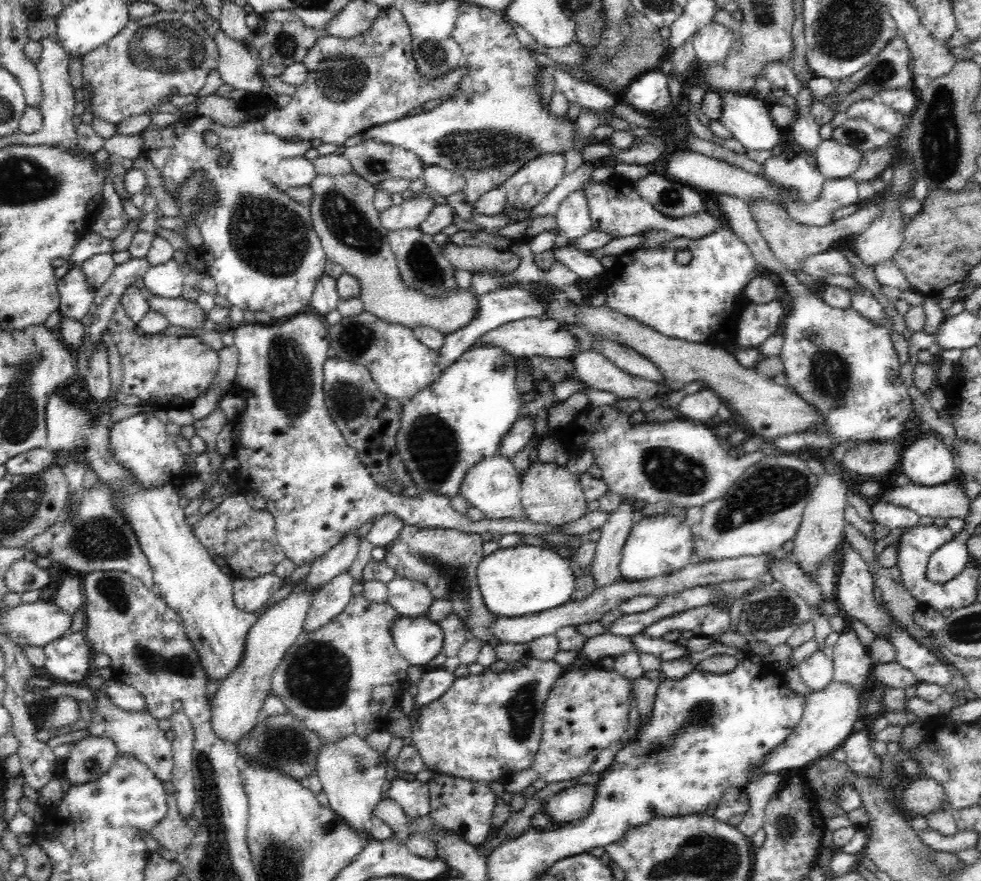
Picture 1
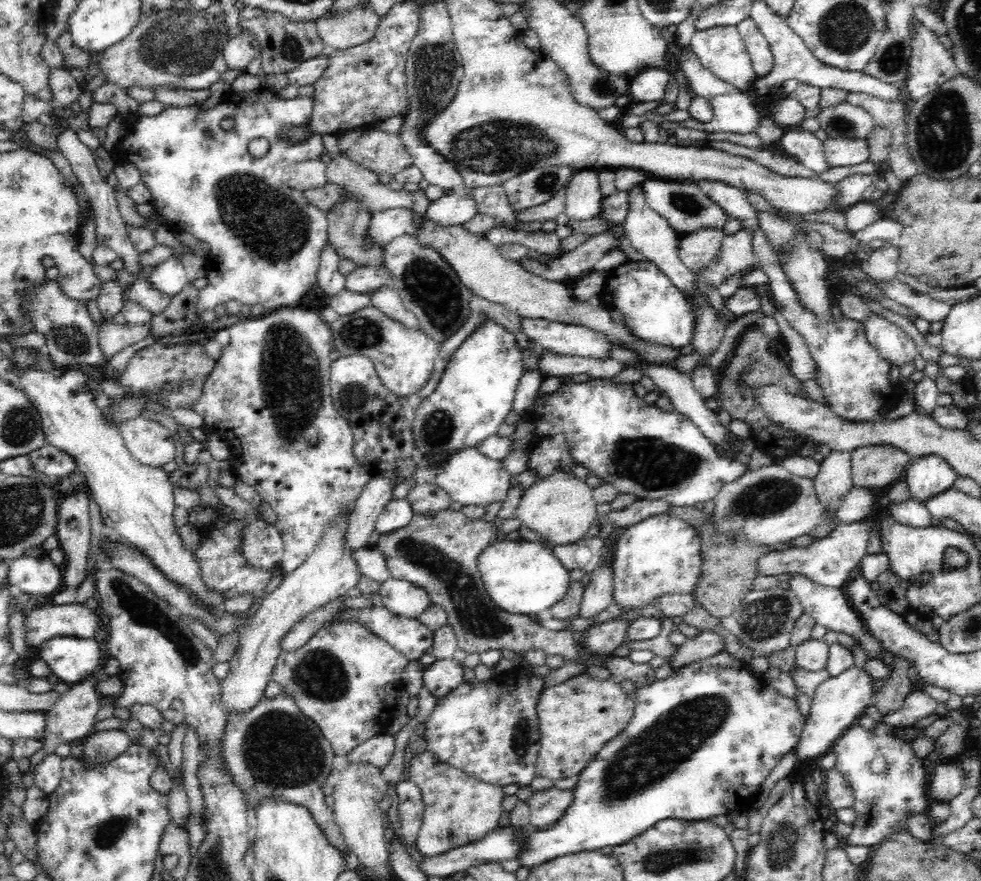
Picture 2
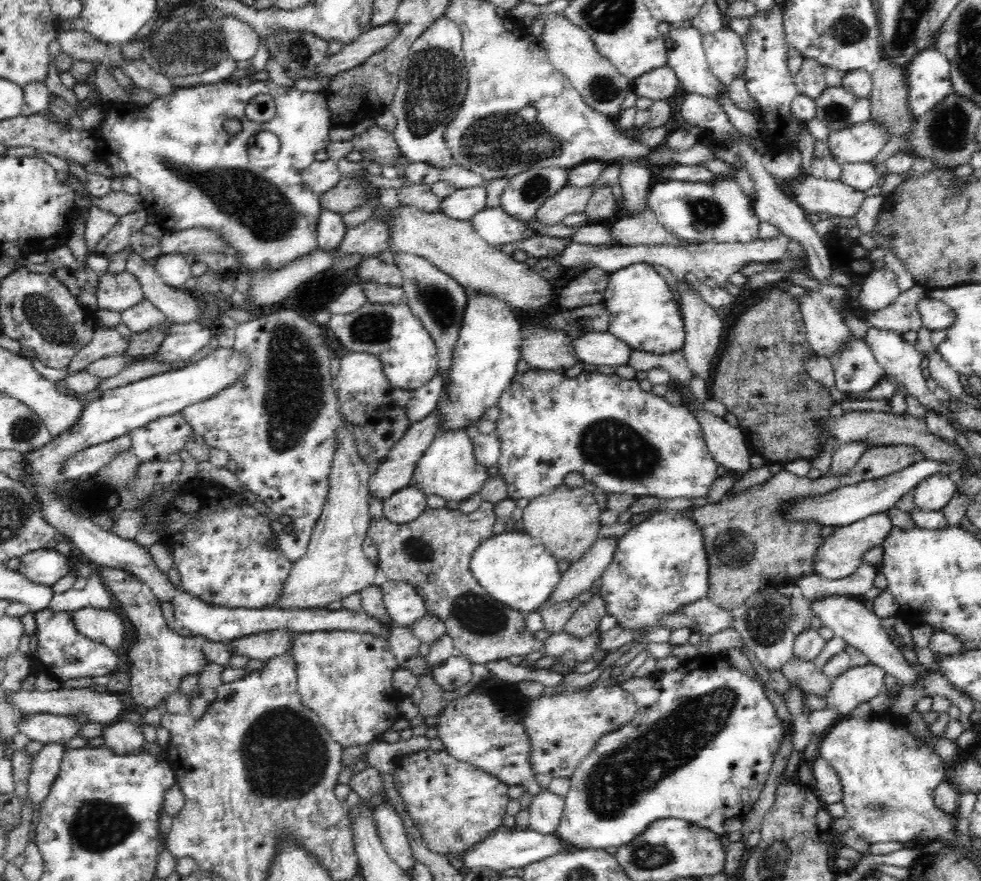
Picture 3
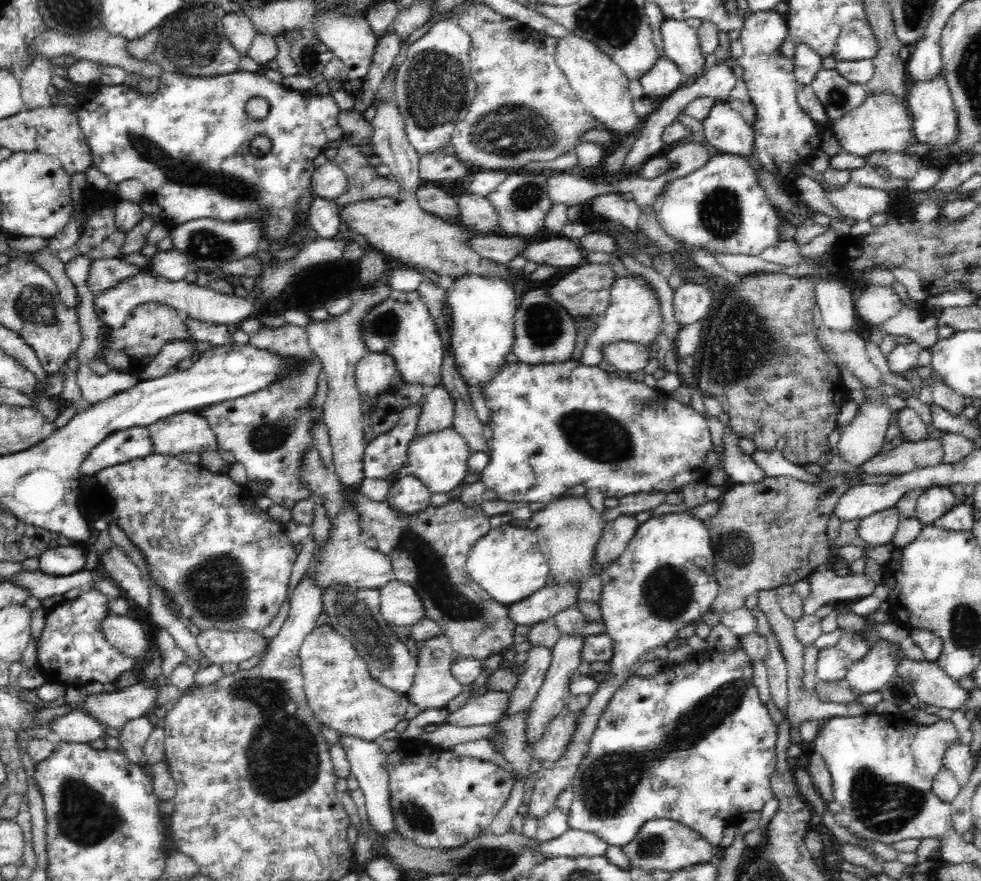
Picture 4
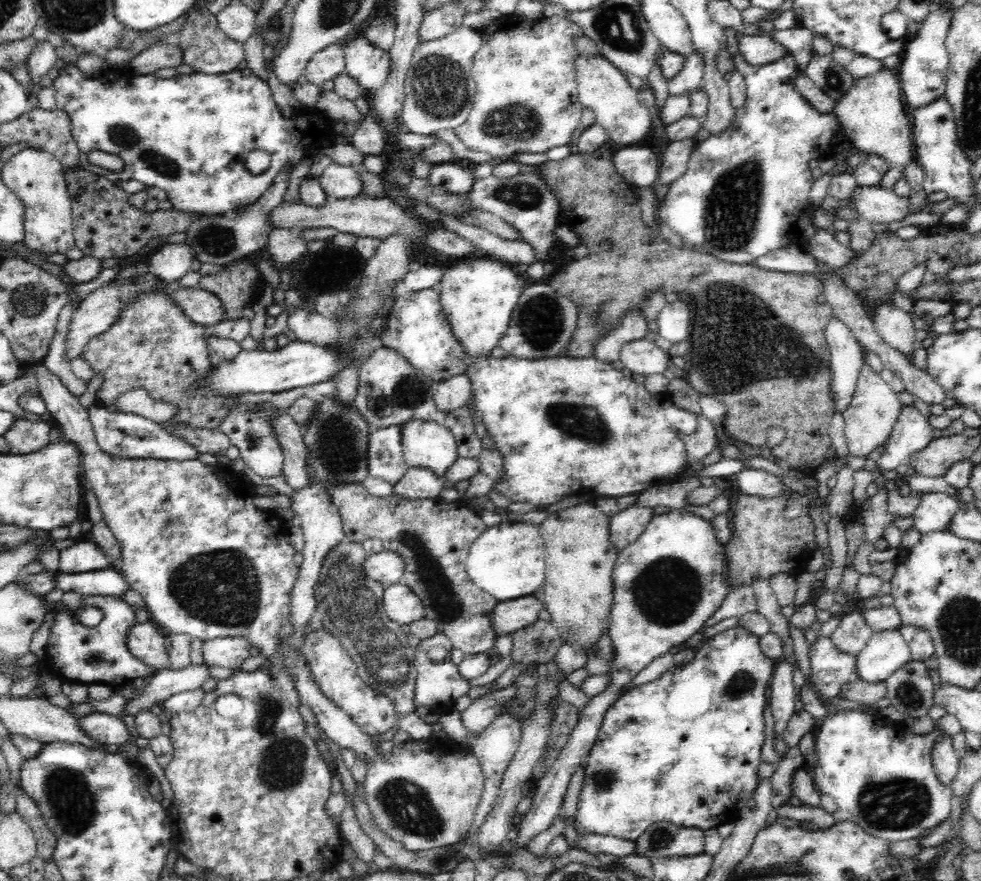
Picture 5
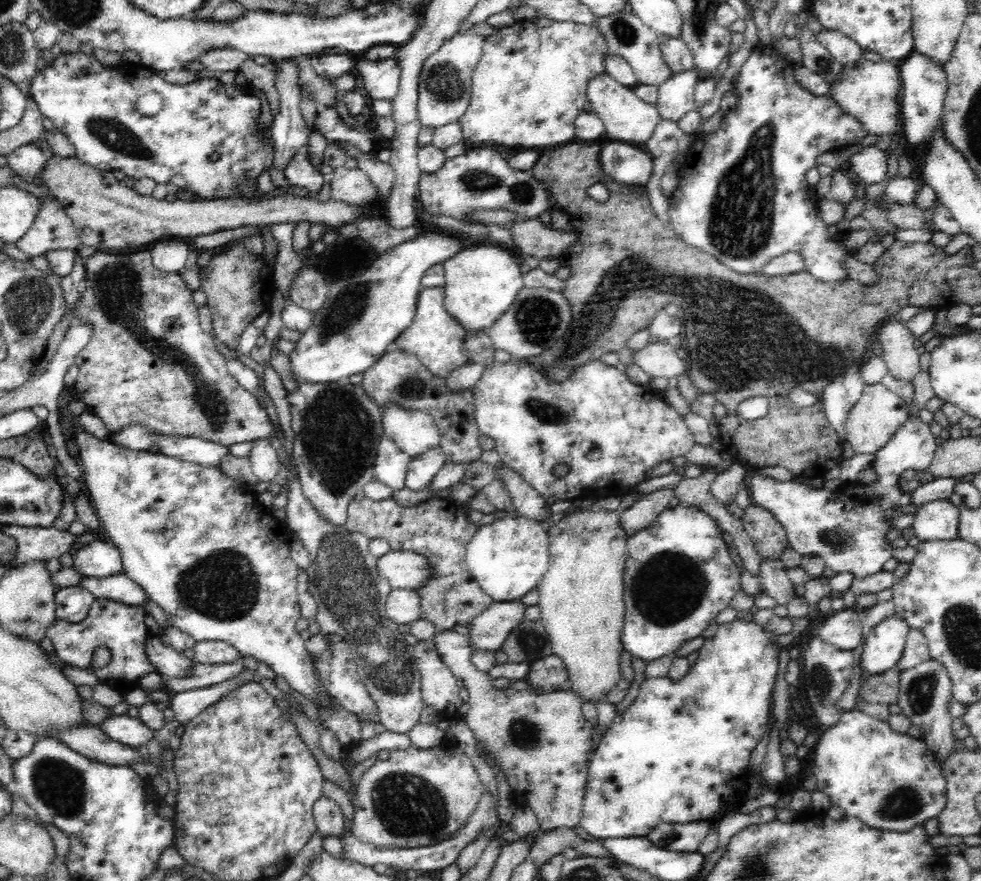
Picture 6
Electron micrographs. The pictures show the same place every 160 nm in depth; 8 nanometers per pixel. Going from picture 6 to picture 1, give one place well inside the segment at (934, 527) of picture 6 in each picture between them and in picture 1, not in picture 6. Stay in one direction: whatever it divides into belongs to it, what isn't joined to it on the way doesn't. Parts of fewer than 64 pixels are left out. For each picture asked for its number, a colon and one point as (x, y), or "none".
1: (928, 460)
2: (931, 474)
3: (933, 493)
4: (936, 500)
5: (934, 511)

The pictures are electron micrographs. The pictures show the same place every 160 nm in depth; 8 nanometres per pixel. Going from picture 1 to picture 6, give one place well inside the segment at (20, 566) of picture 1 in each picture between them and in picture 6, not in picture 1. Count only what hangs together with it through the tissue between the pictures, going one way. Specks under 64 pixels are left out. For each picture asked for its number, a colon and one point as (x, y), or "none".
2: (34, 574)
3: (44, 567)
4: (63, 561)
5: (82, 557)
6: (100, 559)

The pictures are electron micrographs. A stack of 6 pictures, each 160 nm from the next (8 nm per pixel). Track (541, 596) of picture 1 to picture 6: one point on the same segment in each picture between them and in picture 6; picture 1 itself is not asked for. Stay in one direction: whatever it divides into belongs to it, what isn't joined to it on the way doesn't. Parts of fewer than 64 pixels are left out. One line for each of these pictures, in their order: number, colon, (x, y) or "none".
2: (521, 577)
3: (513, 567)
4: (507, 563)
5: (507, 561)
6: (508, 558)

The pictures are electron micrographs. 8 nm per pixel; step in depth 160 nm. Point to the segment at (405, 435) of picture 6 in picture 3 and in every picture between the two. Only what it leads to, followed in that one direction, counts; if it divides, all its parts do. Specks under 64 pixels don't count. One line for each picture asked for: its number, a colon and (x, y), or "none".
3: (448, 468)
4: (439, 459)
5: (426, 444)

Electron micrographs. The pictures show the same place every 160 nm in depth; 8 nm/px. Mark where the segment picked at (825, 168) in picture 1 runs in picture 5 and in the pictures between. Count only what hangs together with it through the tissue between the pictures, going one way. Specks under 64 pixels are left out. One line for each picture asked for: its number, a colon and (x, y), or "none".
2: (838, 152)
3: (861, 143)
4: (883, 124)
5: (873, 117)

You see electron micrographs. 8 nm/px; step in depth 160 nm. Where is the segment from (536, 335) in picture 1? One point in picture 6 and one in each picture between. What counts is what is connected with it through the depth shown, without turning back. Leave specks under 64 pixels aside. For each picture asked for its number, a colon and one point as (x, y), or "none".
2: (567, 340)
3: (600, 348)
4: (627, 356)
5: (642, 357)
6: (659, 360)

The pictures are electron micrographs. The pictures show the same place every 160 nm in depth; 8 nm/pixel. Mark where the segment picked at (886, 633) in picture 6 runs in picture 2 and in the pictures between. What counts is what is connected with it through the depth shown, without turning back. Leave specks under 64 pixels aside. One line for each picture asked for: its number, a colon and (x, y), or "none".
2: (838, 702)
3: (858, 684)
4: (875, 669)
5: (886, 651)

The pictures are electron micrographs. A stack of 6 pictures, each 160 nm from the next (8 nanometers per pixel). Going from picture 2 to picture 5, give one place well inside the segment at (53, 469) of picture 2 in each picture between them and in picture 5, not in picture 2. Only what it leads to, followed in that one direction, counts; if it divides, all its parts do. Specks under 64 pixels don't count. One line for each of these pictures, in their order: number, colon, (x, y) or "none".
3: (82, 465)
4: (126, 445)
5: (127, 435)

